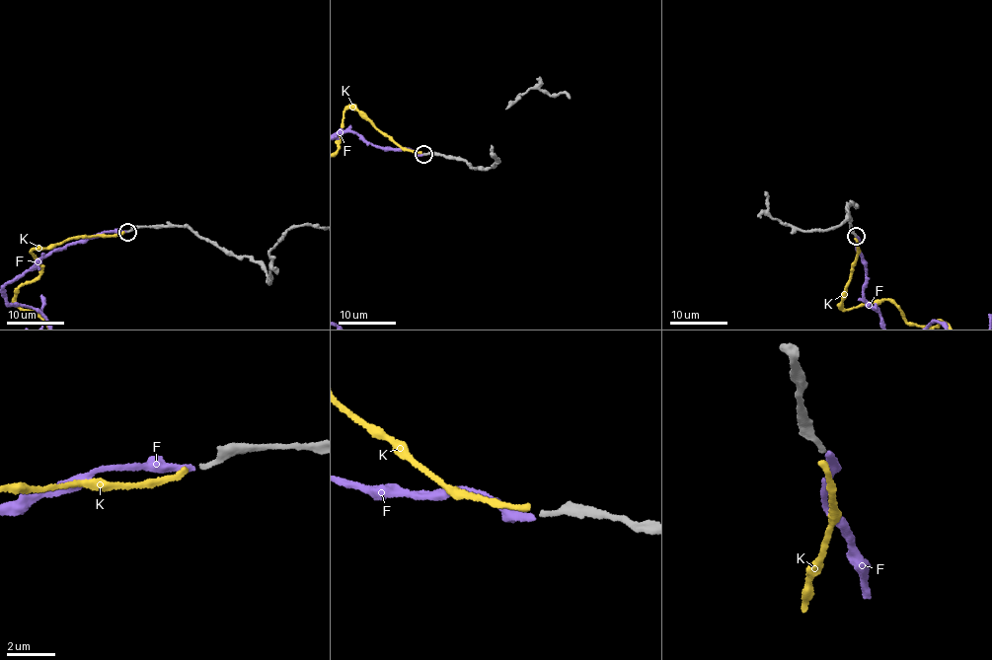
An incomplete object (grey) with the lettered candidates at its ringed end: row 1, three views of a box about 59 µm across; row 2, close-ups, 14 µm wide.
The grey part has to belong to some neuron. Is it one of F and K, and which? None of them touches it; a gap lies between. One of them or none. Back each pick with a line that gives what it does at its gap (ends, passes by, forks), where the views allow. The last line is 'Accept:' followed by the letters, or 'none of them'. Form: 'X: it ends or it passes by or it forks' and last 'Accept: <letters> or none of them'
Accept: none of them

